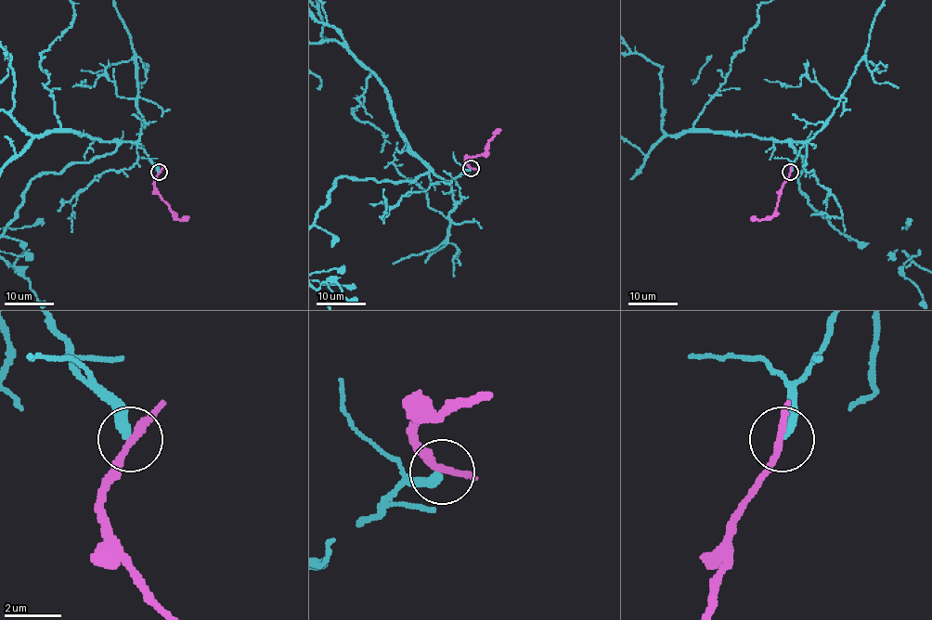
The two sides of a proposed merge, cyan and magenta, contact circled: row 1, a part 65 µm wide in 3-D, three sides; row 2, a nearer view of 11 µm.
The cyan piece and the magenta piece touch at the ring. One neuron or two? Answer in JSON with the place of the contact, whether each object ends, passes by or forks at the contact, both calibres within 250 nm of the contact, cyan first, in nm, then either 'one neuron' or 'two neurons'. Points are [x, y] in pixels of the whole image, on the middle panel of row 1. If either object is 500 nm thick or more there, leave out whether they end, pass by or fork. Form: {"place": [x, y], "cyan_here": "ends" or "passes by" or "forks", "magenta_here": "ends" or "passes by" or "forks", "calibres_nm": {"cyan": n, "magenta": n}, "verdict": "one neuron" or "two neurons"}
{"place": [471, 168], "cyan_here": "ends", "magenta_here": "passes by", "calibres_nm": {"cyan": 320, "magenta": 220}, "verdict": "two neurons"}

